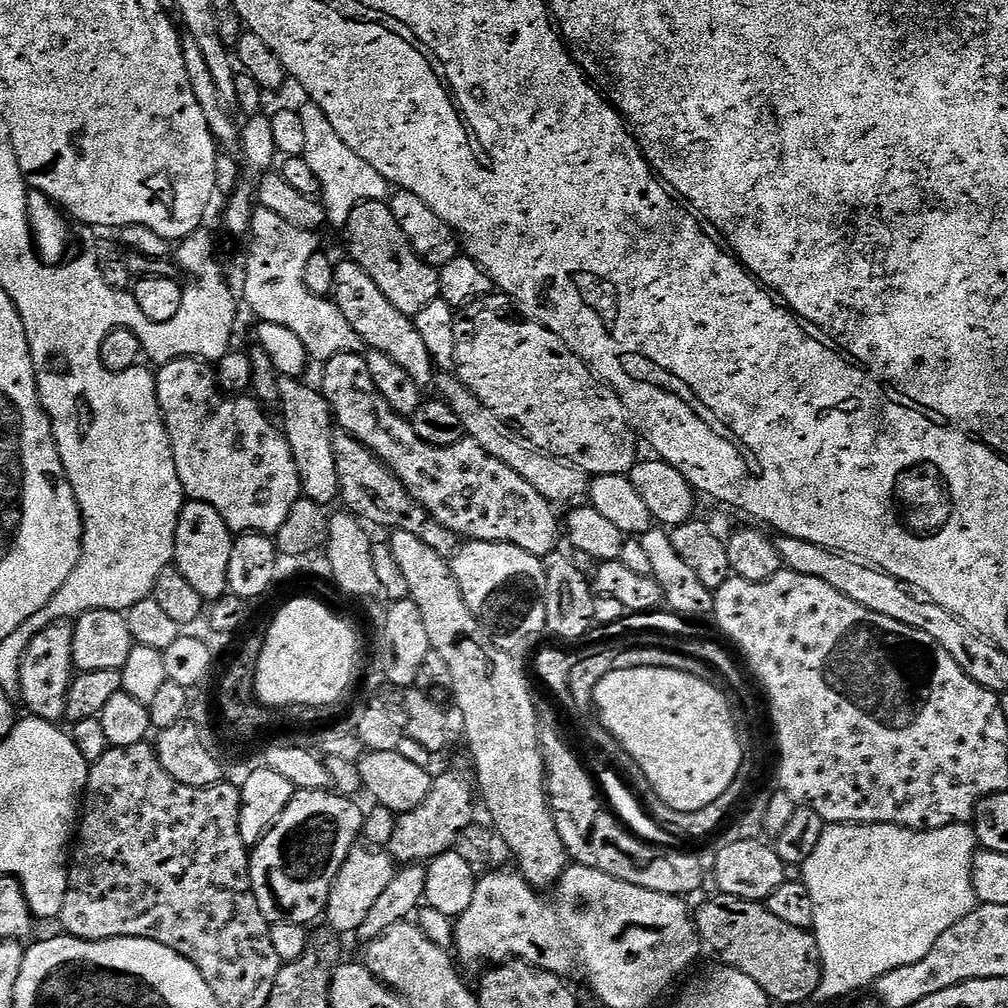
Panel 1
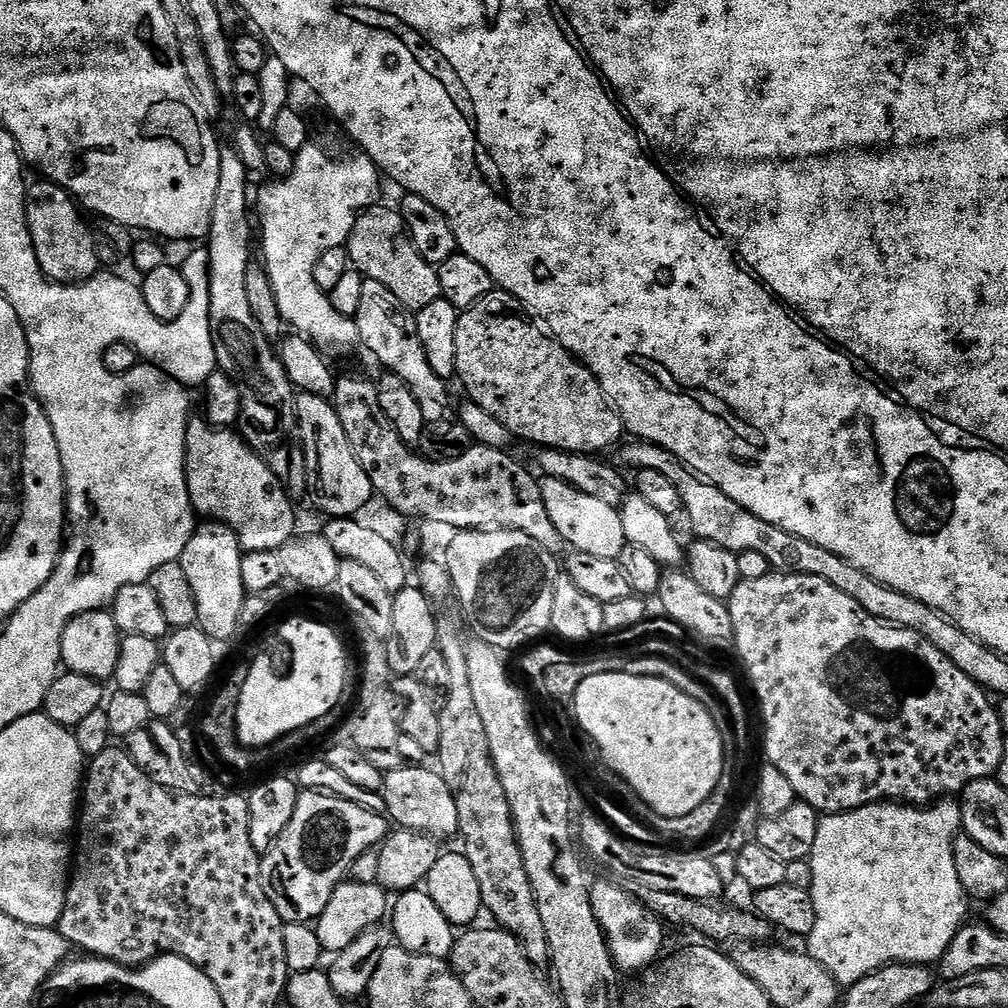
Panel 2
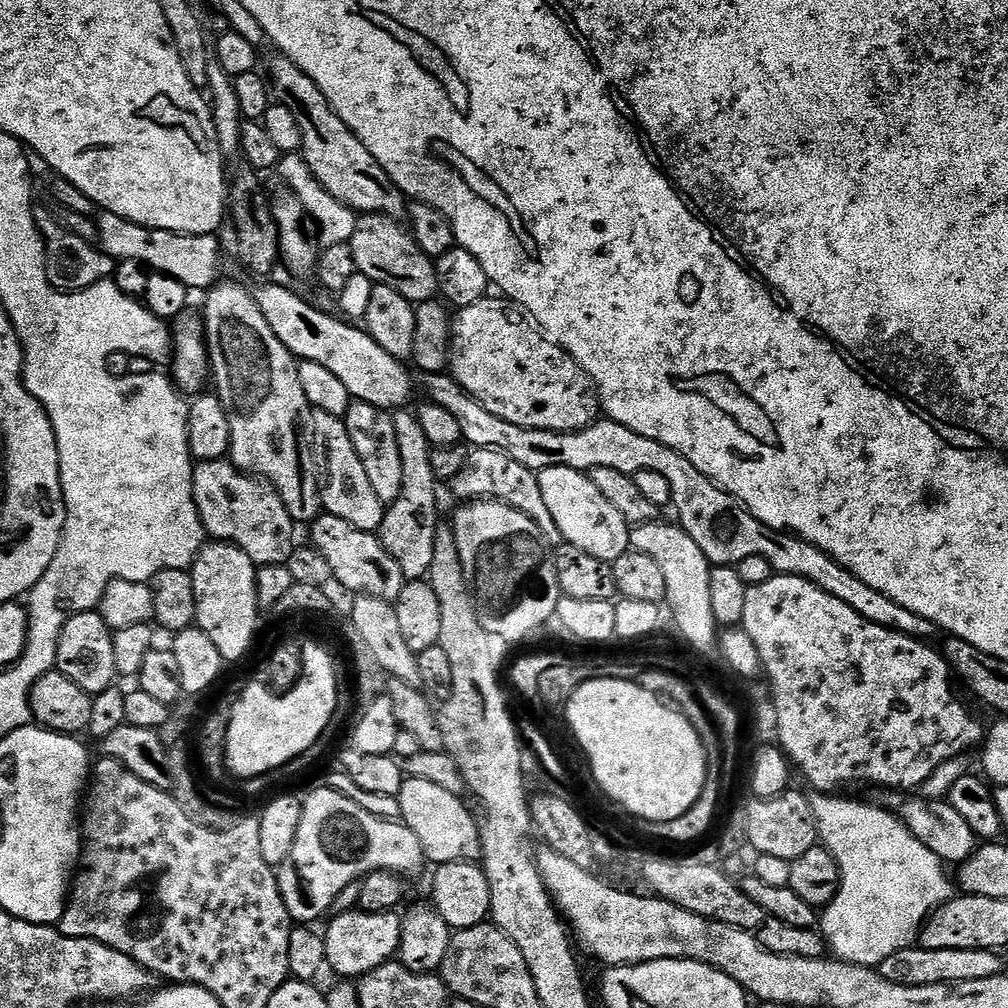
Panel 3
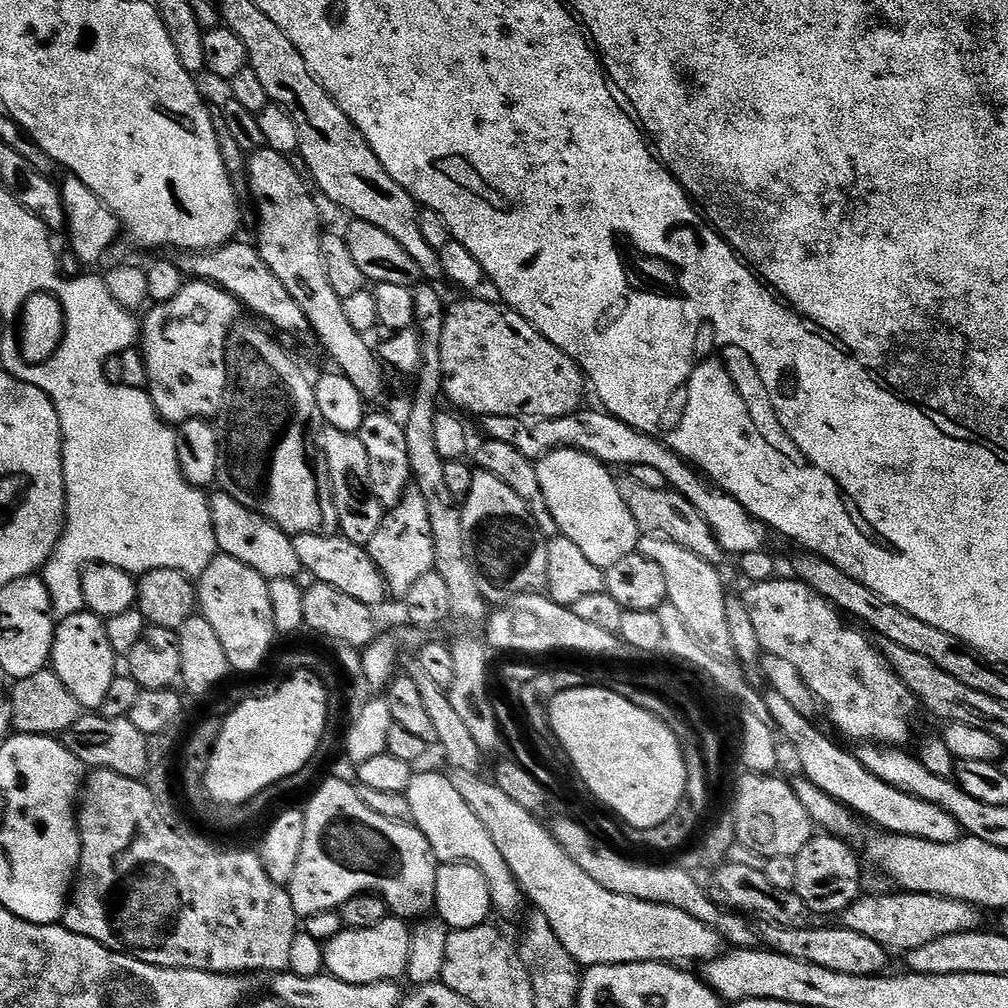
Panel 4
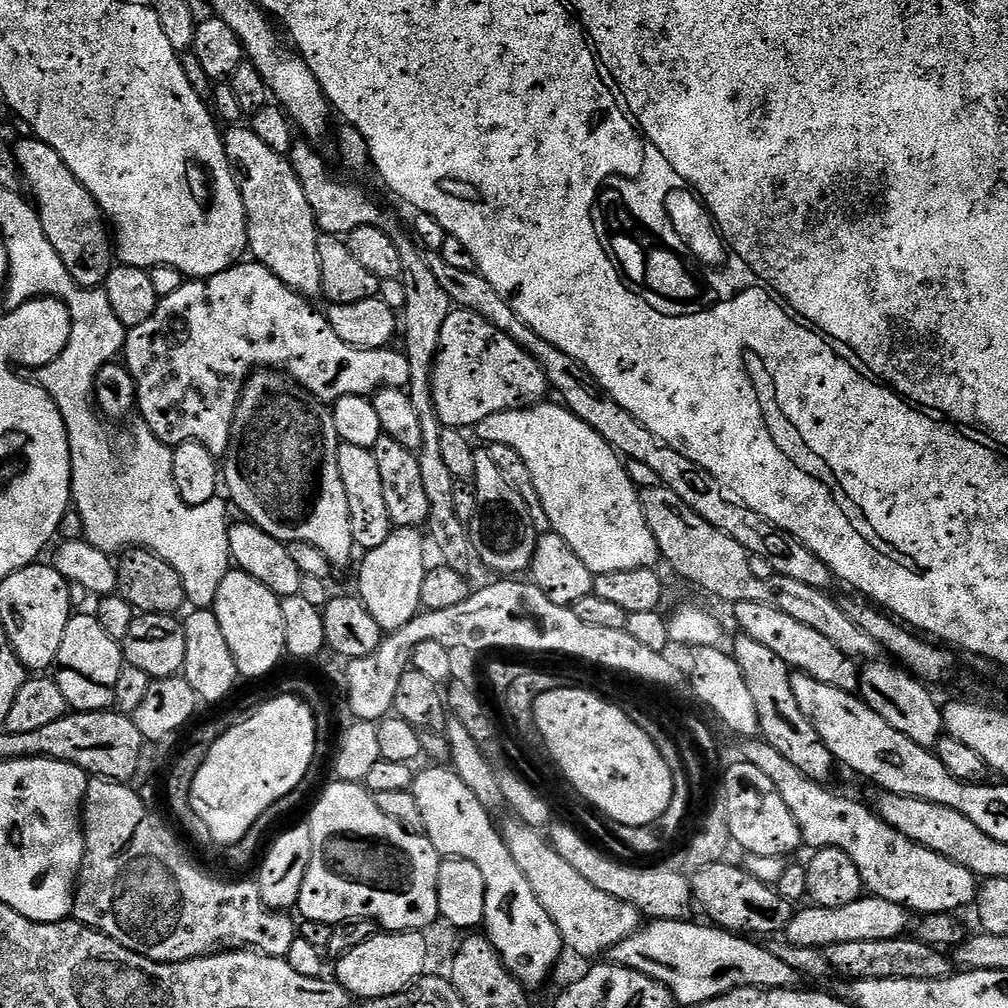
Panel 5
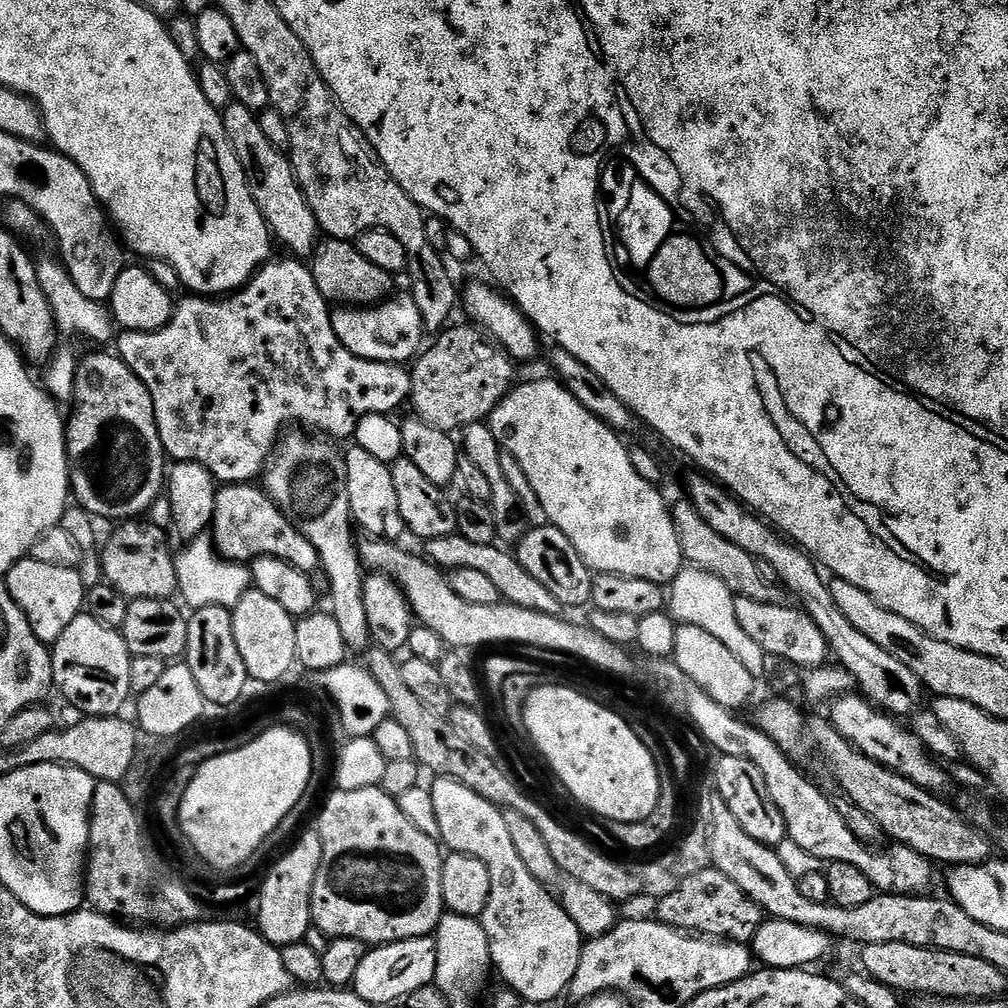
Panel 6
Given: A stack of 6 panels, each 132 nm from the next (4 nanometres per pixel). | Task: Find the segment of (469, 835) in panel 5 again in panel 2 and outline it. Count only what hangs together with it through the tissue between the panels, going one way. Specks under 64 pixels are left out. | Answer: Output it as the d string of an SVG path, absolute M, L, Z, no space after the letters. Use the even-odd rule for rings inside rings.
M405 766L394 770L385 775L382 795L388 807L387 815L393 821L396 819L400 828L408 828L411 832L427 832L429 836L437 838L455 837L460 831L454 794L450 794L450 786L446 786L439 771L432 769L431 772L428 766Z

